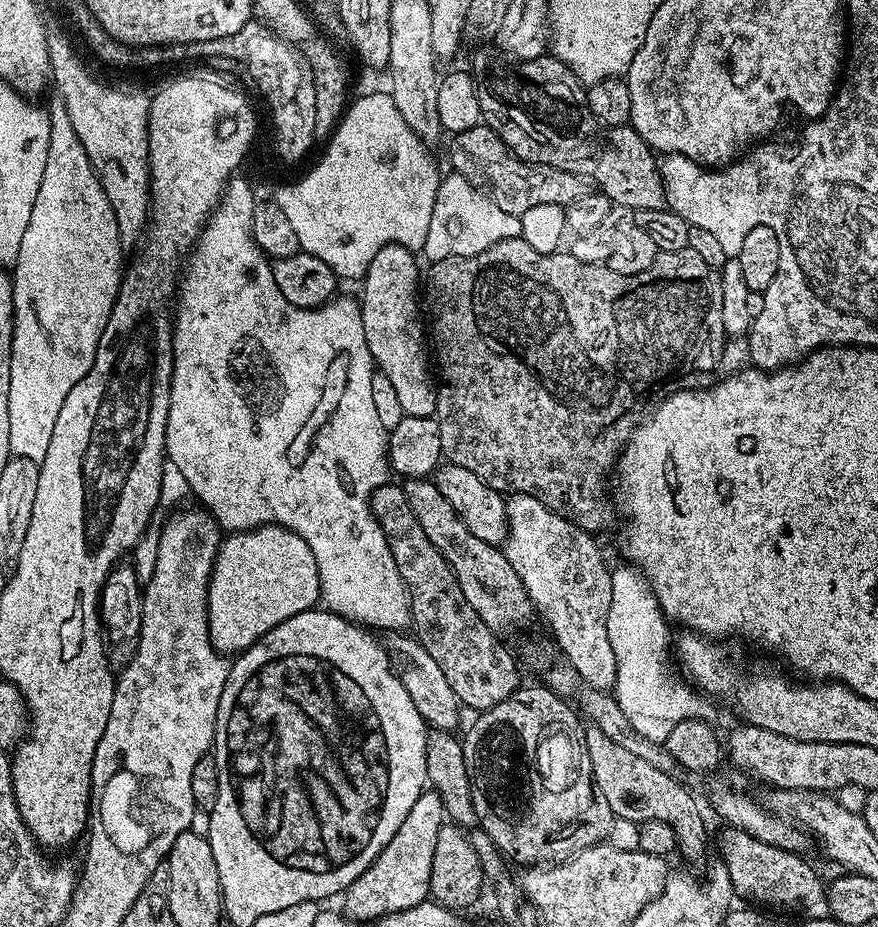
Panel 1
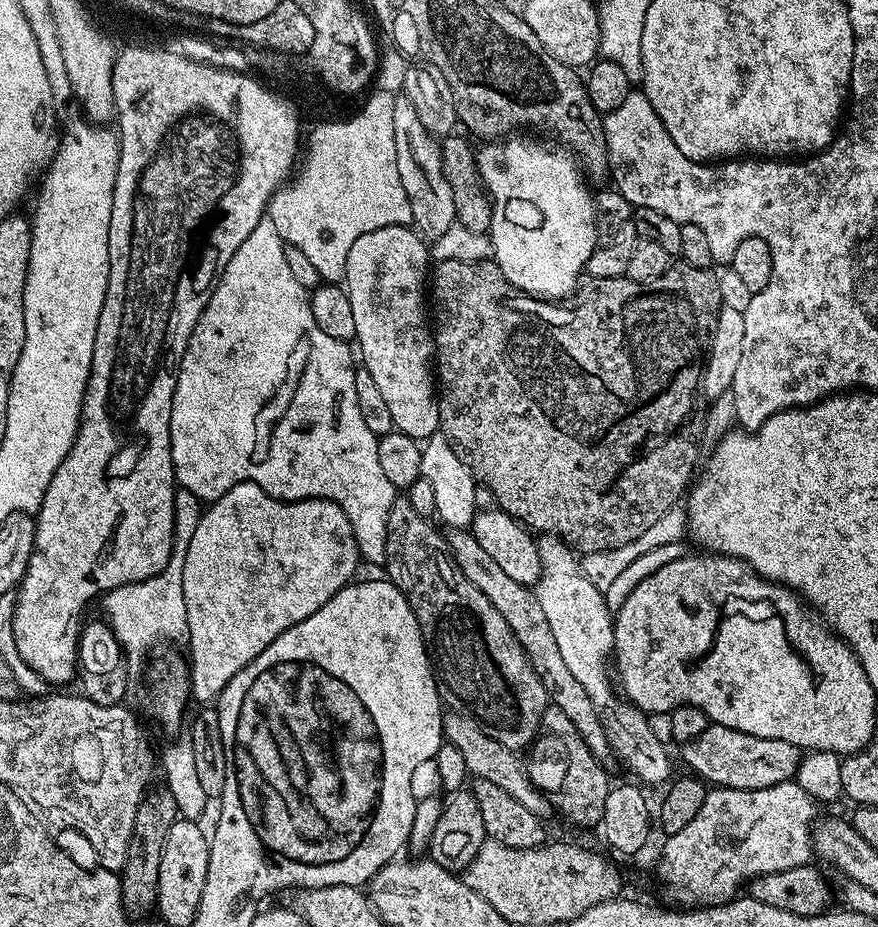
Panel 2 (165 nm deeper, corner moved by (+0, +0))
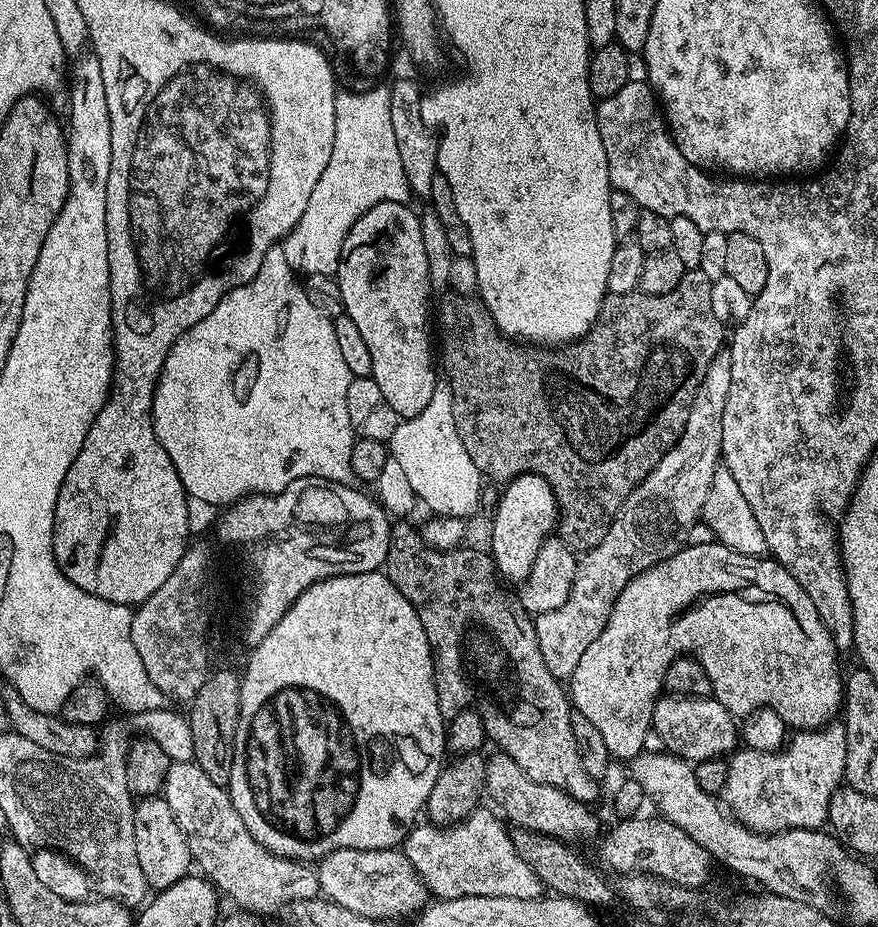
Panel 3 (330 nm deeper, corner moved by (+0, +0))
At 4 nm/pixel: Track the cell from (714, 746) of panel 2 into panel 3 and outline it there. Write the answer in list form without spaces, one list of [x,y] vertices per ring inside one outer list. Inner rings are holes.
[[[679,694],[661,695],[652,705],[651,731],[665,744],[661,745],[671,755],[679,756],[681,760],[687,760],[693,765],[704,760],[727,757],[738,748],[737,721],[715,698],[694,698]]]

